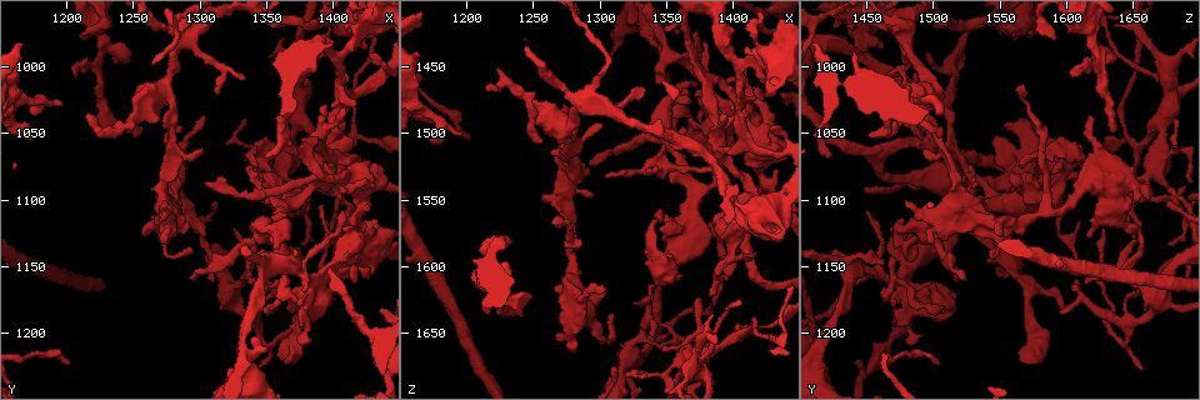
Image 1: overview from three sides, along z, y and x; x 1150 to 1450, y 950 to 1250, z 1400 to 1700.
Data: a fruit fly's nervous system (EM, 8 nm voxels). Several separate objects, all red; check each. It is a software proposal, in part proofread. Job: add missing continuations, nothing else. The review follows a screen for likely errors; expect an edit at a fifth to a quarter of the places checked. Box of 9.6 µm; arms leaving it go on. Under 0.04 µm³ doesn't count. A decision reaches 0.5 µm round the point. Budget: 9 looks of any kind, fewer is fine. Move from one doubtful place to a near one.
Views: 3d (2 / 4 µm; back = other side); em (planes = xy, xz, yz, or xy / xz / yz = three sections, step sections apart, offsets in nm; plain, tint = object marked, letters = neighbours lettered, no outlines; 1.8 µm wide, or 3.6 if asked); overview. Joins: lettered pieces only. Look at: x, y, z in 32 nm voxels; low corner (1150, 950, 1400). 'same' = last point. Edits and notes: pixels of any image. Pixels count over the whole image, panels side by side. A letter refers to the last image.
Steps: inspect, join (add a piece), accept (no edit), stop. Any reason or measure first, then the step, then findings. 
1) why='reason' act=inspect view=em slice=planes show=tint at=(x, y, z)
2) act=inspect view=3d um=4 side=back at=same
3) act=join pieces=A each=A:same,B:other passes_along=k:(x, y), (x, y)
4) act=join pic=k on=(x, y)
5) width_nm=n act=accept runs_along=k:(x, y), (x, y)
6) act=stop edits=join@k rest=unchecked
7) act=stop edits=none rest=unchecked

why='free end' act=inspect view=3d um=4 side=back at=(1258, 1128, 1550)

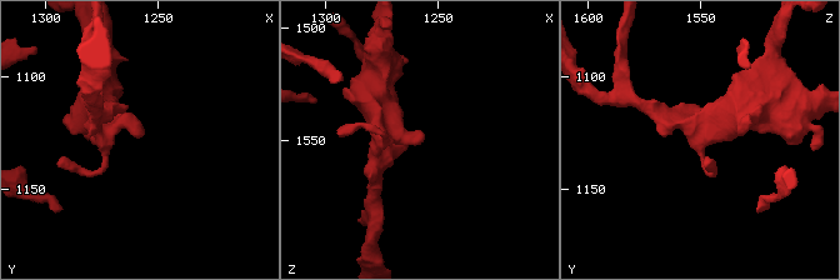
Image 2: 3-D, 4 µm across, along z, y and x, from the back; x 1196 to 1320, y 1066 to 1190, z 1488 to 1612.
why='shape alone is not enough' act=inspect view=em slice=planes show=letters at=(1257, 1125, 1551)

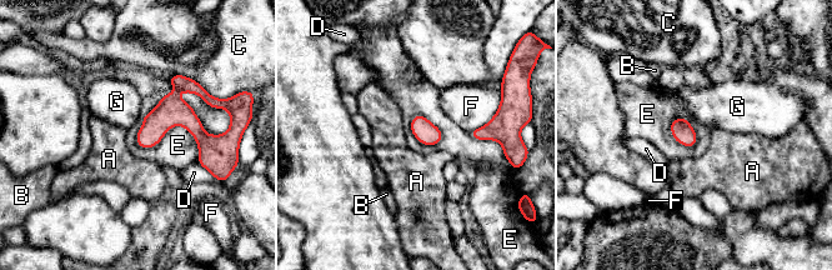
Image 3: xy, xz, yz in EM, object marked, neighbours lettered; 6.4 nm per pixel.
act=accept each=A:other,B:other,C:other,D:other,E:other,F:other,G:other border=3:(164, 95), (199, 160) found='no lettered piece goes on from it'

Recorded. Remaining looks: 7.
act=inspect view=3d um=2 at=(1352, 1078, 1594)

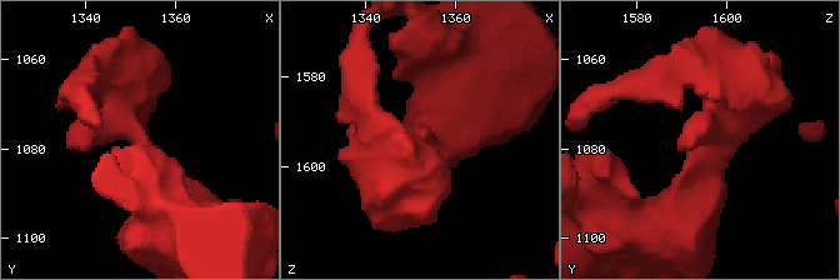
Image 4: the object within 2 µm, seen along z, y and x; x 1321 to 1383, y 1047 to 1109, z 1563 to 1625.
why='shape alone is not enough' act=inspect view=em slice=planes show=letters at=(1352, 1078, 1596)

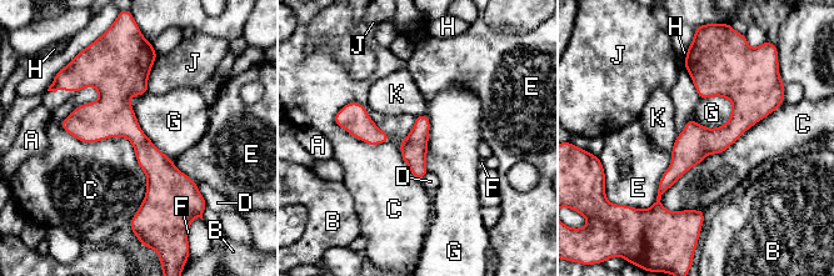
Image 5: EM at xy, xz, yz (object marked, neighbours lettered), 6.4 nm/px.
longest_contact=C:900nm act=accept each=A:other,B:other,C:other,D:other,E:other,F:other,G:other,H:other,J:other,K:other border=5:(88, 85), (130, 221) found='none of them fits'

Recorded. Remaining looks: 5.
why='touches itself' act=inspect view=em slice=planes show=letters at=(1352, 1166, 1656)

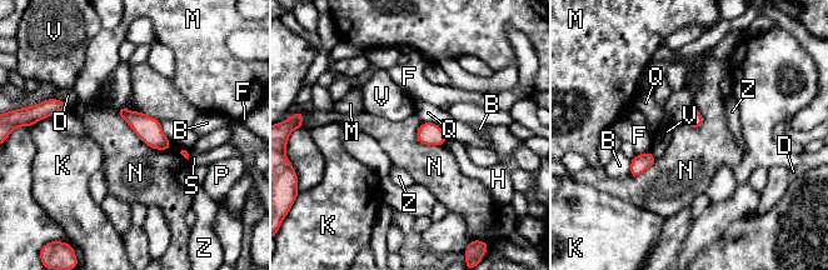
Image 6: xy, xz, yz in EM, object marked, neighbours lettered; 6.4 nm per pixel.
act=accept each=B:other,D:other,F:other,H:other,K:other,M:other,N:other,P:other,Q:other,S:other,V:other,Z:other border=6:(115, 110), (143, 141), (164, 150) found='none of them fits'

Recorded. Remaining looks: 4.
act=inspect view=3d um=2 at=(1240, 994, 1640)

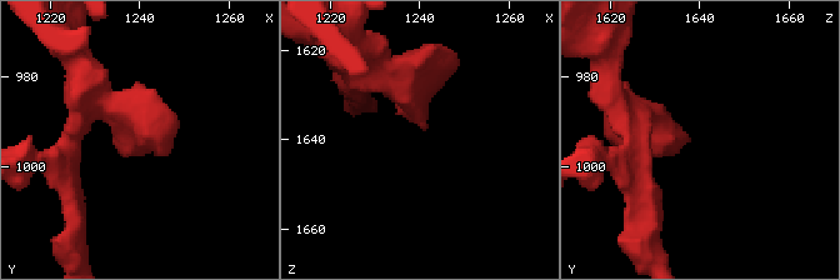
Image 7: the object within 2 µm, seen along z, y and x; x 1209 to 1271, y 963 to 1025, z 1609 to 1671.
act=inspect view=em um=3.6 slice=yz step=16 show=letters at=(1241, 995, 1638)

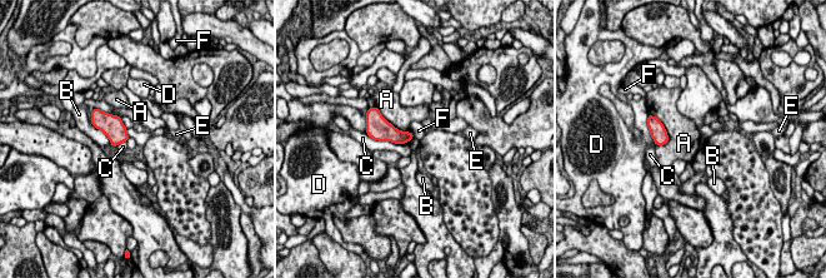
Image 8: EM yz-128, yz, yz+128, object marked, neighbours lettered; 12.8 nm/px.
why='another direction' act=inspect view=em um=3.6 slice=planes show=letters at=same

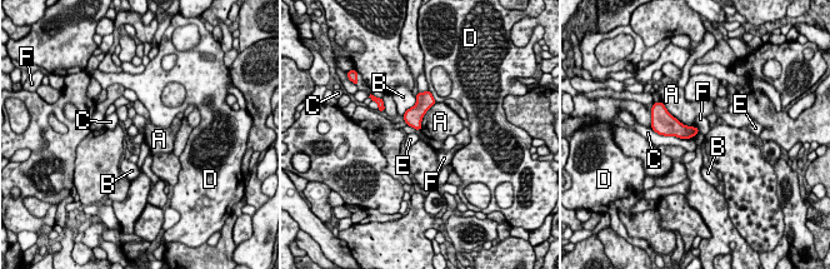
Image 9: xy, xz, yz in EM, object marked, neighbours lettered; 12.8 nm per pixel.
act=accept each=A:other,B:other,C:other,D:other,E:other,F:other border=9:(698, 126), (699, 131) found='none of them fits'

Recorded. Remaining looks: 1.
act=stop edits=none rest=unchecked

